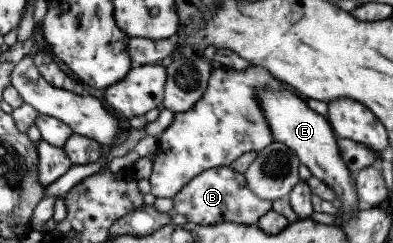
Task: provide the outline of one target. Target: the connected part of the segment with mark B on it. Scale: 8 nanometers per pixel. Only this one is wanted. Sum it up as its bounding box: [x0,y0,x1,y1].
[171,166,272,225]

